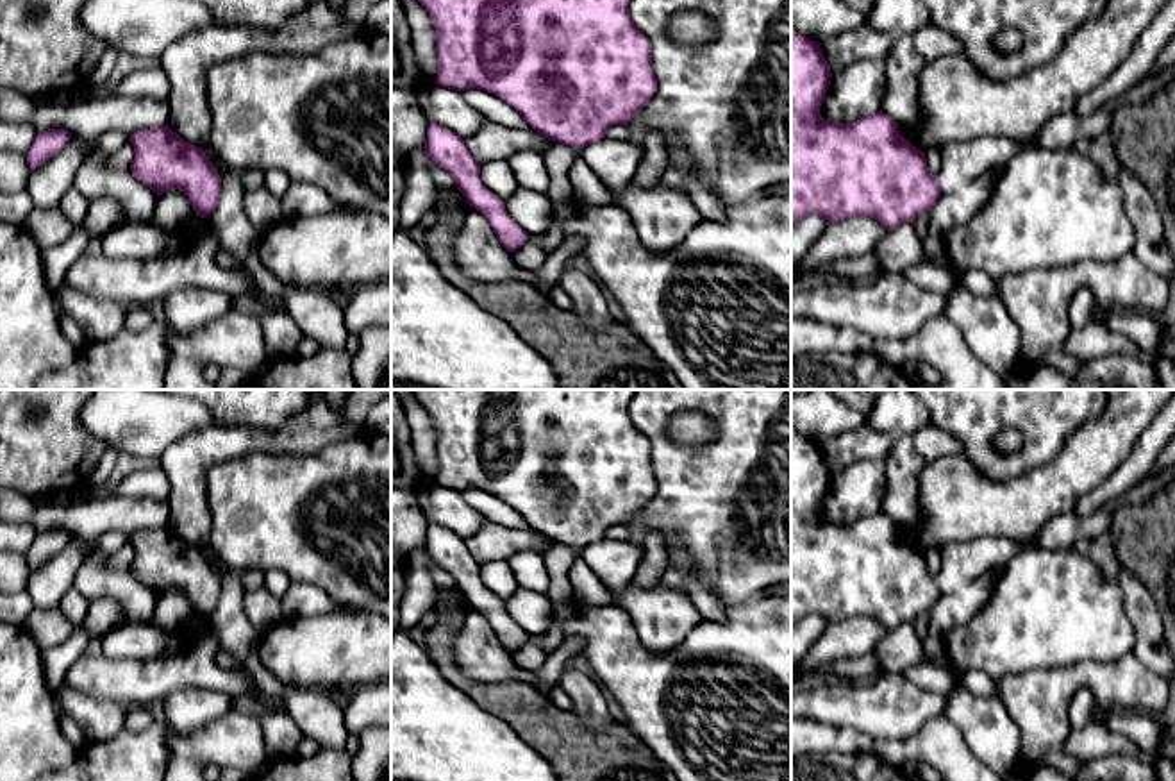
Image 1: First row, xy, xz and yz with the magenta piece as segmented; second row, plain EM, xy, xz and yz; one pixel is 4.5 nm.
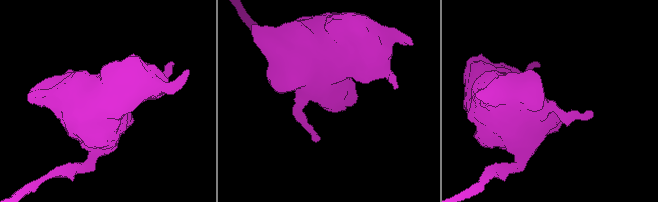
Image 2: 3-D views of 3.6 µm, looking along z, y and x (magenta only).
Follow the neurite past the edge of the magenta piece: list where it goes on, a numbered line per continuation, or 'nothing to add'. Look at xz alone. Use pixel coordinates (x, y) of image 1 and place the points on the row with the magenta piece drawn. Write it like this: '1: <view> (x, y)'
nothing to add

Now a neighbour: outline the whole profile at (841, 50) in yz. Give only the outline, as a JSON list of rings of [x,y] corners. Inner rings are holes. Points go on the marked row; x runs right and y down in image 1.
[[[864,23],[859,29],[827,38],[820,43],[820,48],[830,66],[830,73],[836,75],[864,59],[884,63],[893,43],[895,38]]]

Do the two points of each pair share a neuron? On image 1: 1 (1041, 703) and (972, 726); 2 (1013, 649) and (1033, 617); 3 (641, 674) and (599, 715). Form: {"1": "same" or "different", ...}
{"1": "different", "2": "same", "3": "different"}

